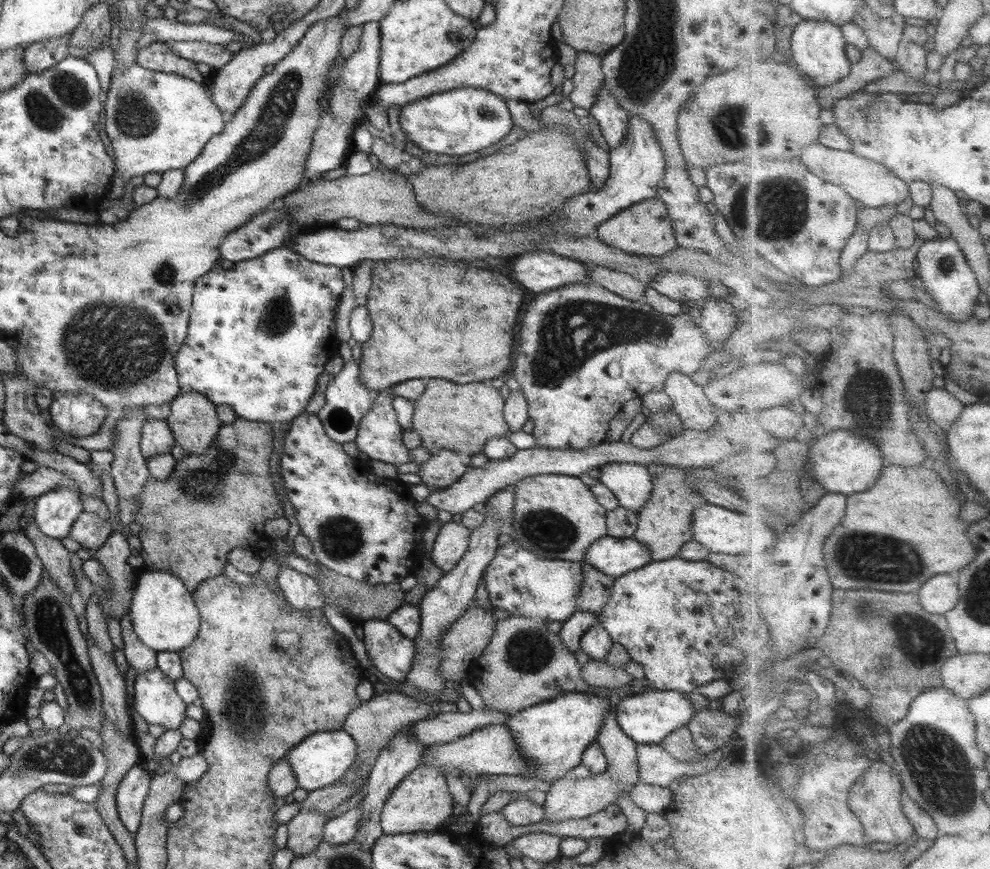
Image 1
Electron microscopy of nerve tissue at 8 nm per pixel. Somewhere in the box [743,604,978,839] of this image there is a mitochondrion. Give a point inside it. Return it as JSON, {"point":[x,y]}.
{"point":[935,757]}

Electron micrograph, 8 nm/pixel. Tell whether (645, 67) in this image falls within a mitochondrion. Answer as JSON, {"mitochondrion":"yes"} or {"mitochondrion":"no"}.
{"mitochondrion":"yes"}

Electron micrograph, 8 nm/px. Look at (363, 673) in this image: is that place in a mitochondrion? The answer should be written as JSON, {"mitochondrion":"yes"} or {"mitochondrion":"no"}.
{"mitochondrion":"no"}

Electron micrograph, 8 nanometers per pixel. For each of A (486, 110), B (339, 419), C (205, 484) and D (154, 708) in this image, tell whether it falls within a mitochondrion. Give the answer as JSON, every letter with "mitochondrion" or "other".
{"A":"mitochondrion","B":"mitochondrion","C":"mitochondrion","D":"other"}

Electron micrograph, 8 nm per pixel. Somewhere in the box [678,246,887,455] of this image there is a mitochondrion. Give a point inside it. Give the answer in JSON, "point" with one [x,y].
{"point":[866,396]}

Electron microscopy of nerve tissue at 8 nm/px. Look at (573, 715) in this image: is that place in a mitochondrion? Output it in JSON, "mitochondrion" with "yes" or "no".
{"mitochondrion":"no"}

